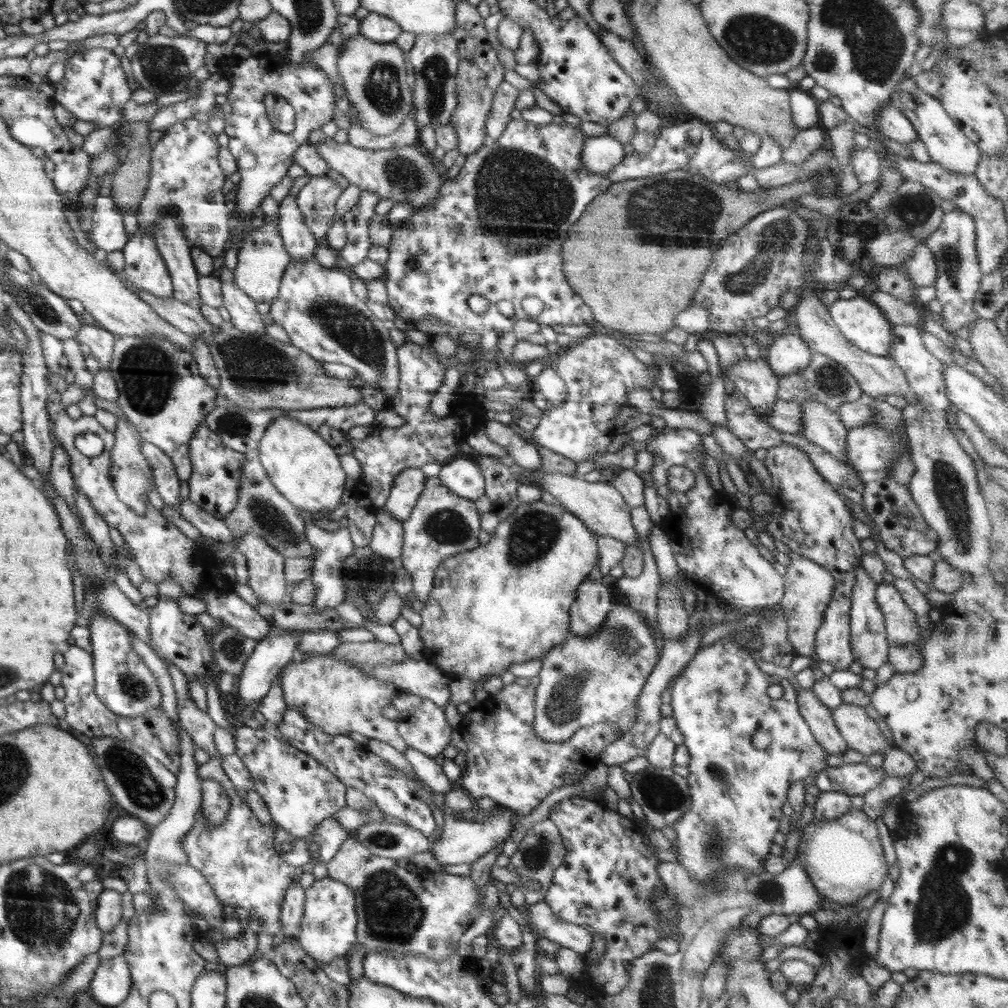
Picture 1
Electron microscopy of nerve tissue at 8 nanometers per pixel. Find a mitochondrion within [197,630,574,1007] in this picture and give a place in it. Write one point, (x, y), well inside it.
(394, 913)

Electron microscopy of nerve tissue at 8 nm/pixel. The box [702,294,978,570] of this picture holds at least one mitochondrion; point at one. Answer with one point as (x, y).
(949, 488)

